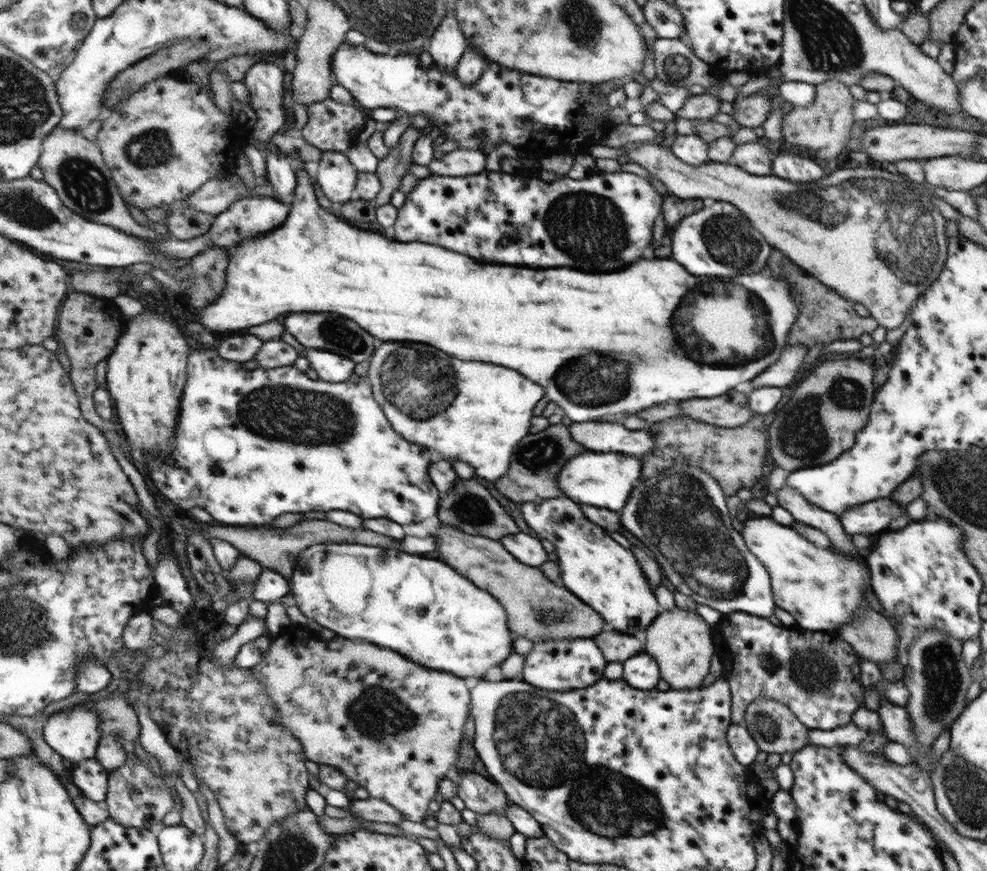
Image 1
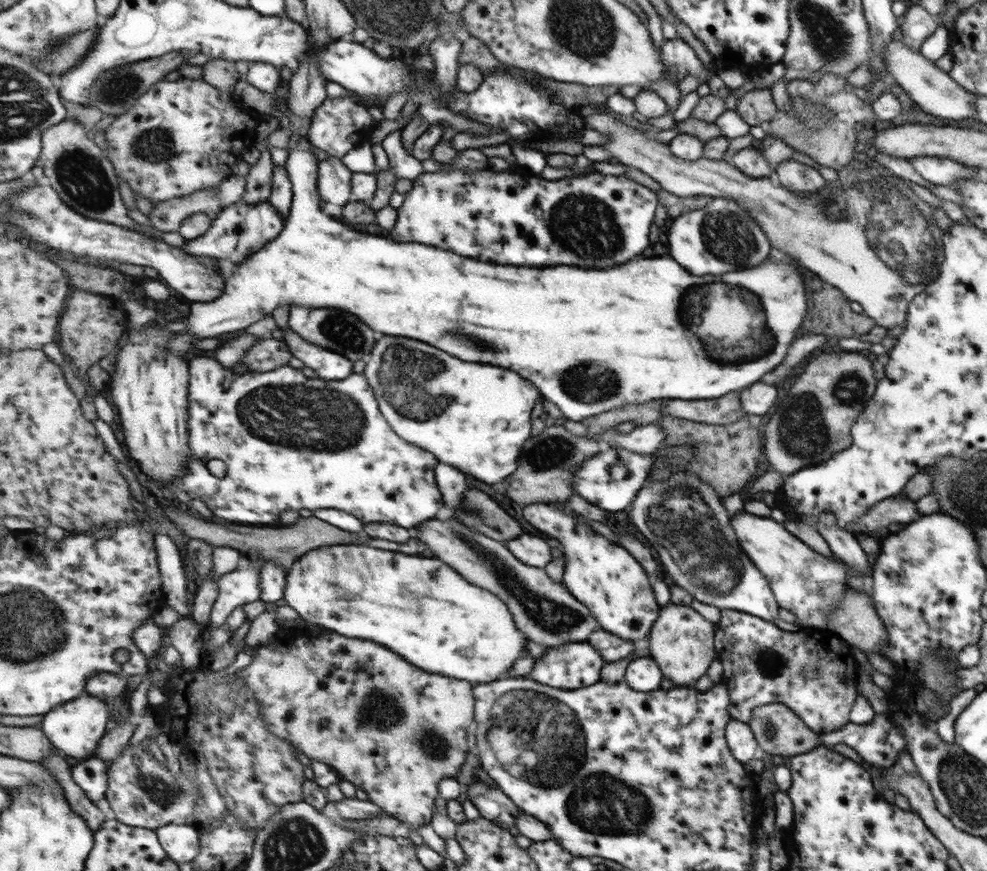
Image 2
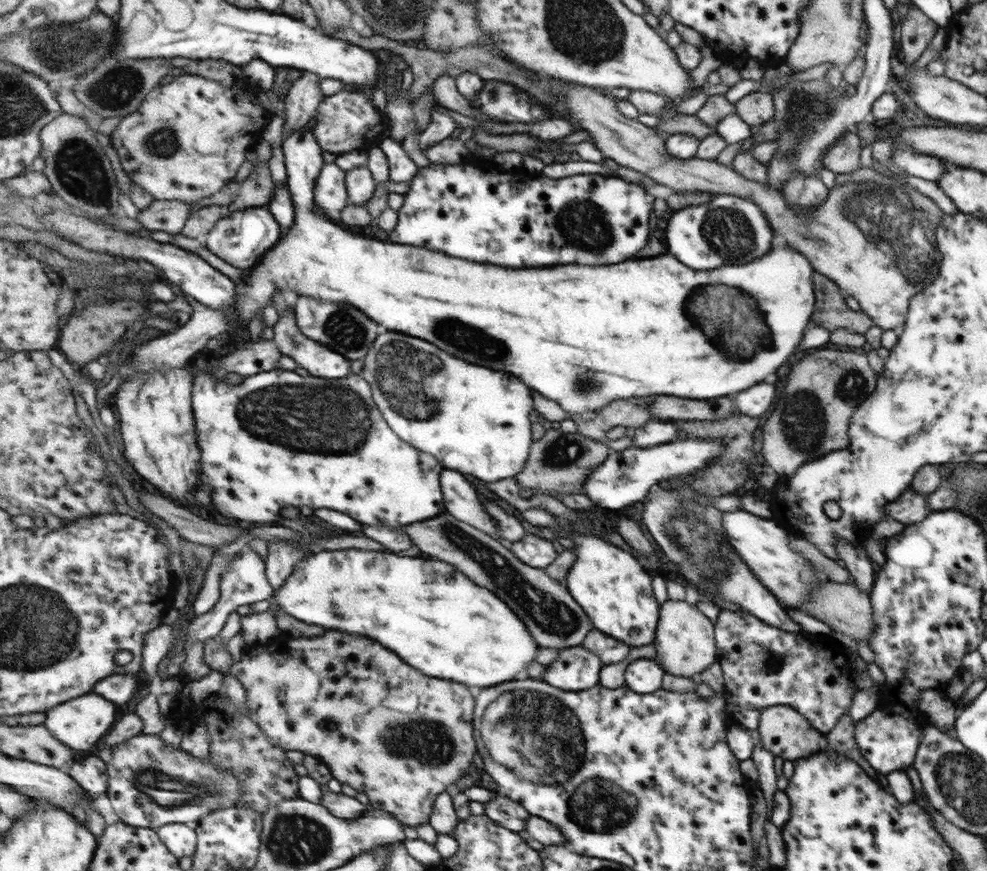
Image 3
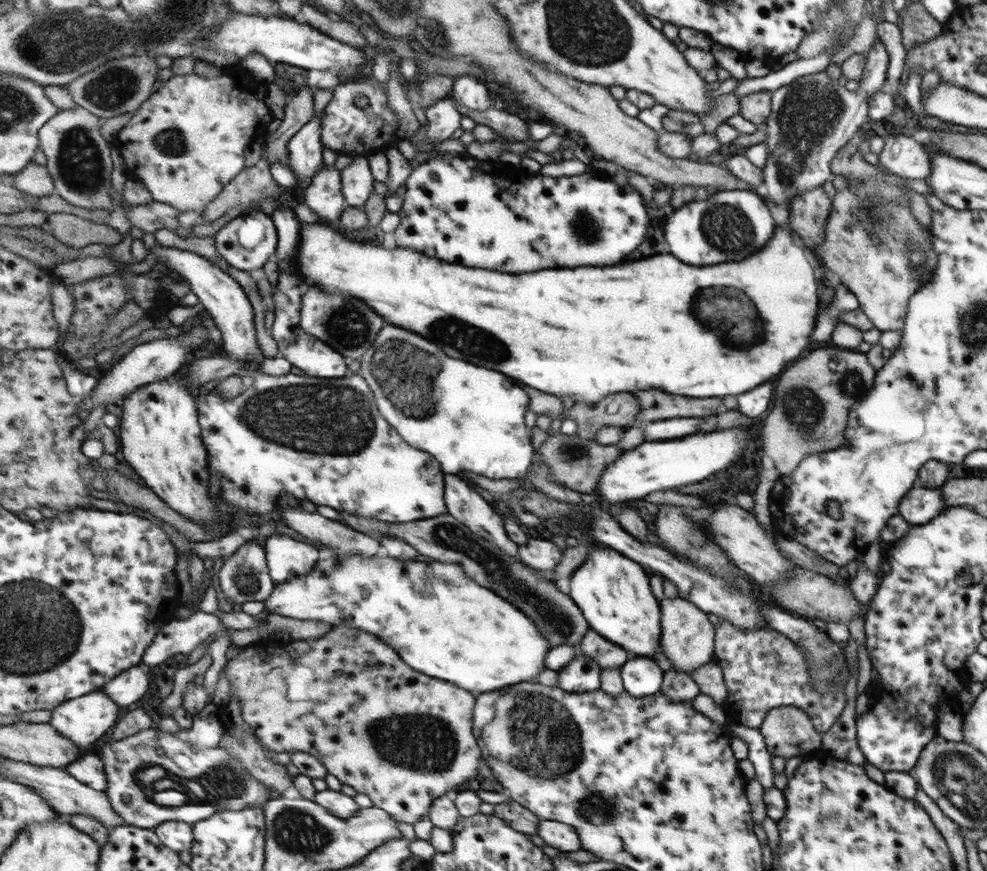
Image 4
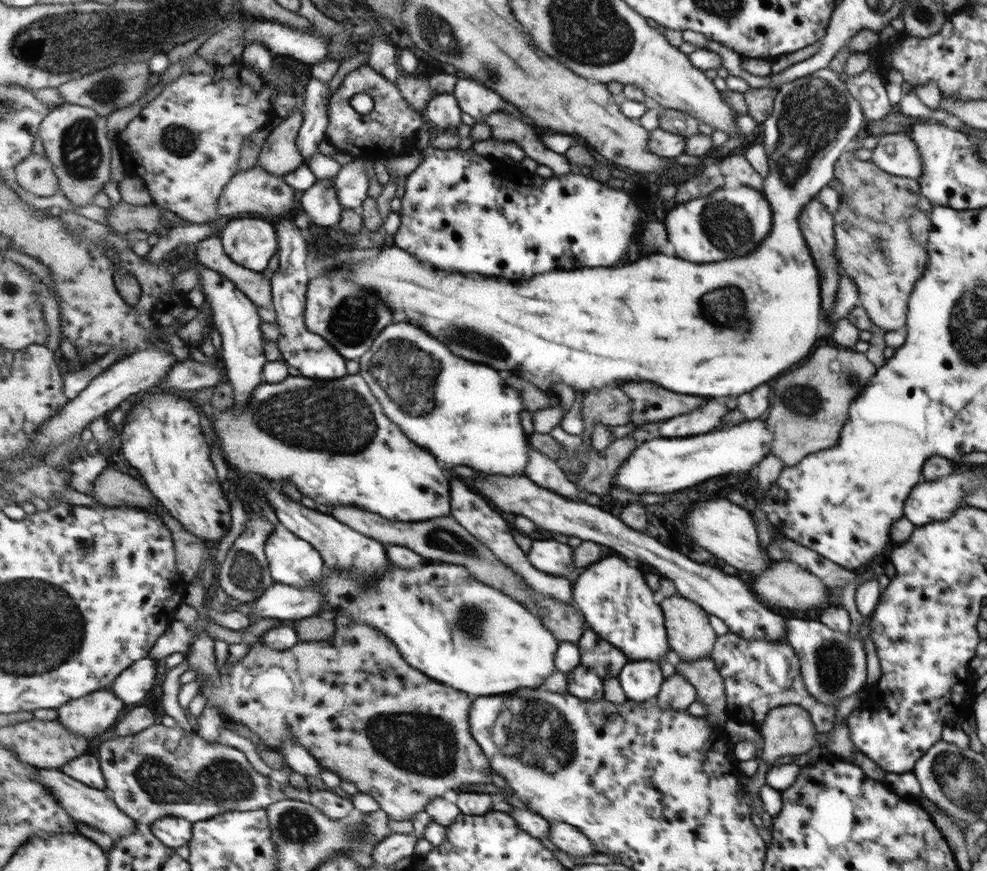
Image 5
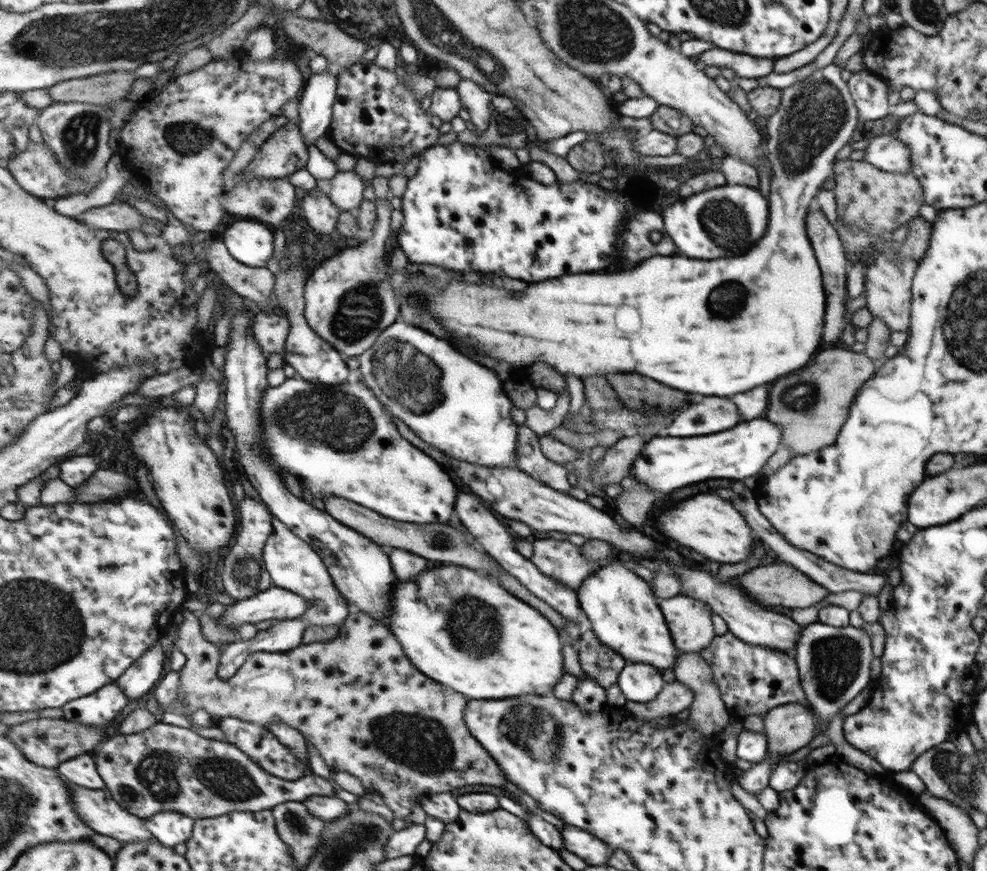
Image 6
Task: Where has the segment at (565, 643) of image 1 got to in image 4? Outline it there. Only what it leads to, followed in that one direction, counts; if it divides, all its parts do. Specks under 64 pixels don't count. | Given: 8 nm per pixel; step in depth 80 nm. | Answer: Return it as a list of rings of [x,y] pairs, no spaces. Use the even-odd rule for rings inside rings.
[[[581,654],[574,656],[570,664],[557,673],[557,686],[567,692],[591,692],[601,687],[601,669],[597,661]]]

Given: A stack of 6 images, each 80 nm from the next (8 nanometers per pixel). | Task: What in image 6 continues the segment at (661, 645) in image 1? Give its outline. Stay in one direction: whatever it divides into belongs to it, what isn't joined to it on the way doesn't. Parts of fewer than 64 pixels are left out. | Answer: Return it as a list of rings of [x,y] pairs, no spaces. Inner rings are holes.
[[[679,594],[660,599],[662,615],[679,653],[698,653],[713,638],[711,609],[696,598]]]

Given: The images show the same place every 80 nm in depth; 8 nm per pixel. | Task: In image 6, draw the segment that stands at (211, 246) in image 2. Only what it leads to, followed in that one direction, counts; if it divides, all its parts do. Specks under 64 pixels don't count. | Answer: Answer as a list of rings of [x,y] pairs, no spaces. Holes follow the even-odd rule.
[[[233,218],[229,219],[223,234],[223,242],[227,245],[229,252],[239,262],[252,267],[267,267],[269,259],[275,254],[275,236],[273,236],[273,227],[270,224],[258,223],[251,219]]]

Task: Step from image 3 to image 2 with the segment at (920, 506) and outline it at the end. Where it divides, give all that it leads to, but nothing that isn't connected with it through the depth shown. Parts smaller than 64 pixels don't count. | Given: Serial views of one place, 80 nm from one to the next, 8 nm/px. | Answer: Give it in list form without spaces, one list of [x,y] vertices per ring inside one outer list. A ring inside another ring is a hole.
[[[905,496],[891,497],[879,501],[873,507],[869,507],[865,514],[856,520],[855,527],[852,527],[851,532],[869,534],[880,526],[887,526],[893,522],[904,525],[918,517],[915,501],[907,500]]]

